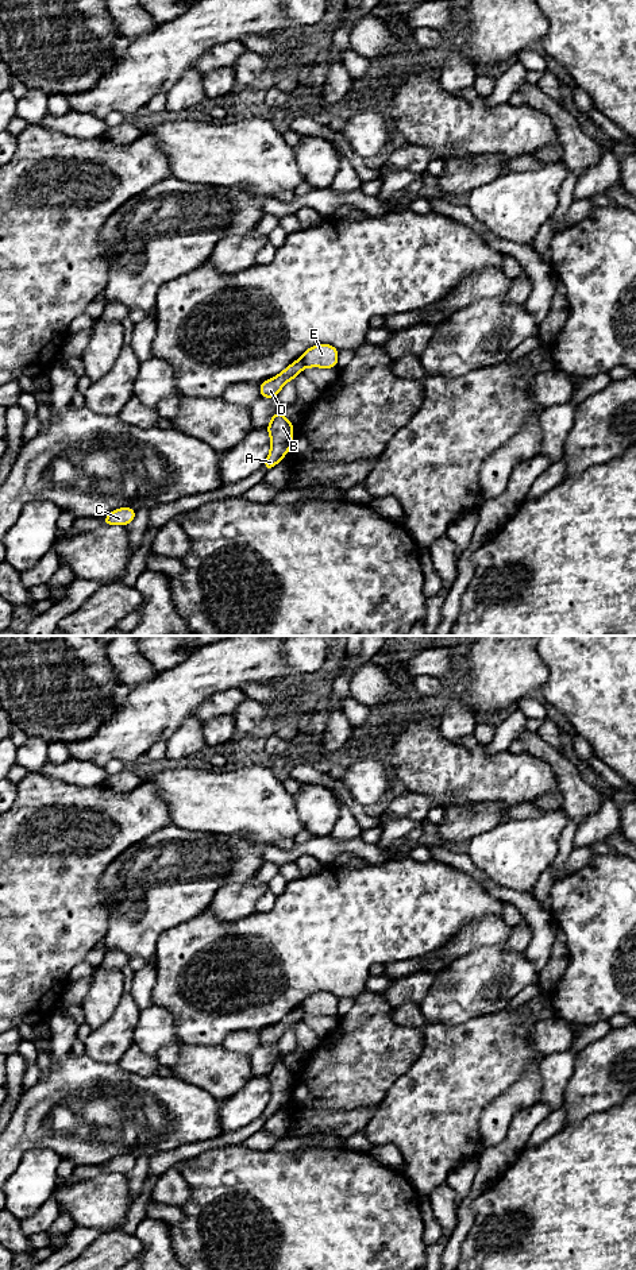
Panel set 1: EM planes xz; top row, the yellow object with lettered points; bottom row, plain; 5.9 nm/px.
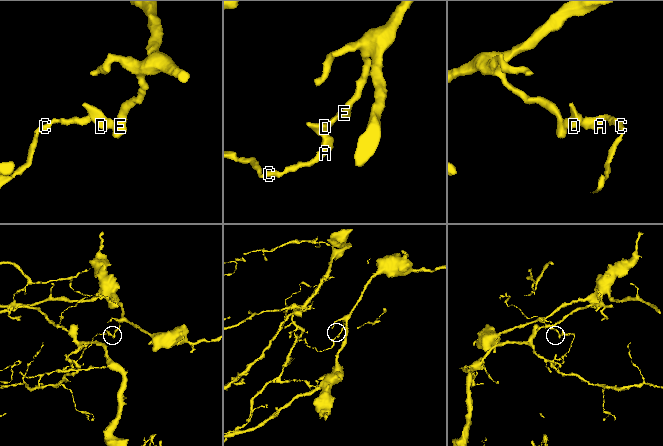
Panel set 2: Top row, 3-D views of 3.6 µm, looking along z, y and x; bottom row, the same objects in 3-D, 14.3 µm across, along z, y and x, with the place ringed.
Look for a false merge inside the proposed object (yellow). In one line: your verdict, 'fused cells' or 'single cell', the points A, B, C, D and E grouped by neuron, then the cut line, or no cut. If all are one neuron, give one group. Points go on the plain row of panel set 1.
fused cells; groups A B C D / E; cut xz (299, 1007), (304, 1014)

